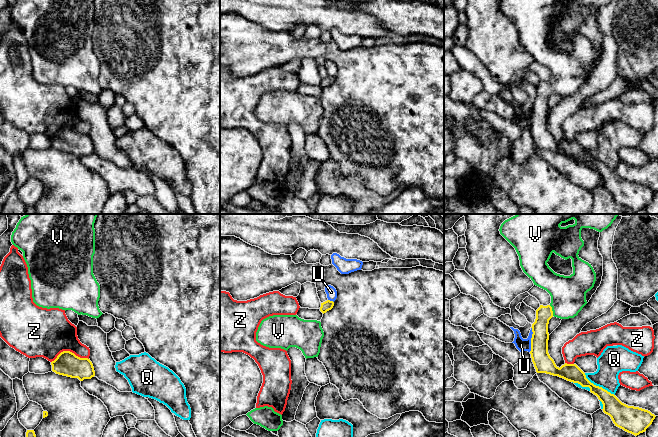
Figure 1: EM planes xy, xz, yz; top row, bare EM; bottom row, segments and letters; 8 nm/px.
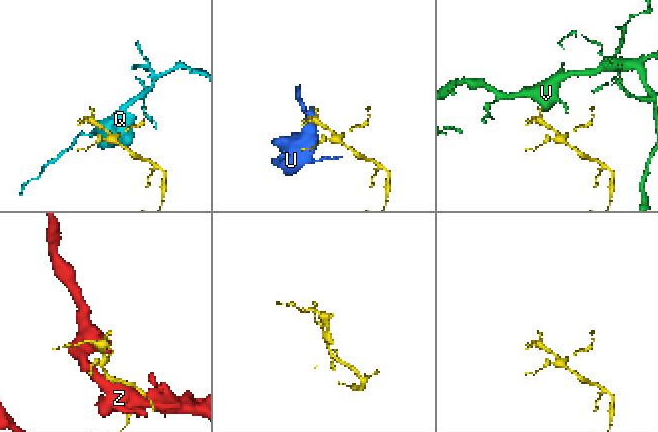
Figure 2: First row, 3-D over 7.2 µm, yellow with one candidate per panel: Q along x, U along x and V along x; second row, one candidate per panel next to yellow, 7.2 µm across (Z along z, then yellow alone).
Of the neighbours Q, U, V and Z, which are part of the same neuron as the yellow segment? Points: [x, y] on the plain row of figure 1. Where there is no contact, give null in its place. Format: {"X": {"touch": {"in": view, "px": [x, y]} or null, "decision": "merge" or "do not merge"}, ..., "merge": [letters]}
{"Q": {"touch": {"in": "yz", "px": [598, 162]}, "decision": "do not merge"}, "U": {"touch": {"in": "yz", "px": [531, 115]}, "decision": "do not merge"}, "V": {"touch": {"in": "yz", "px": [551, 86]}, "decision": "merge"}, "Z": {"touch": {"in": "xy", "px": [69, 127]}, "decision": "do not merge"}, "merge": ["V"]}

